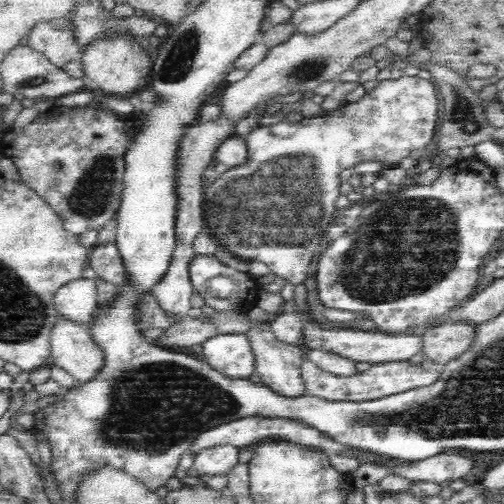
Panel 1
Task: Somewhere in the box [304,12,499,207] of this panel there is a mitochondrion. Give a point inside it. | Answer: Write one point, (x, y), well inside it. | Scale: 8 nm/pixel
(458, 104)

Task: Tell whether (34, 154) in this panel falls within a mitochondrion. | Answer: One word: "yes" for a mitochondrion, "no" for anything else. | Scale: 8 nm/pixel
no

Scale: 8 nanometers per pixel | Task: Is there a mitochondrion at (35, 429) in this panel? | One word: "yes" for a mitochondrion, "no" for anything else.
no

